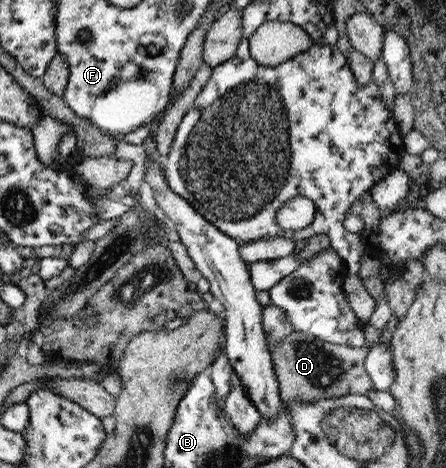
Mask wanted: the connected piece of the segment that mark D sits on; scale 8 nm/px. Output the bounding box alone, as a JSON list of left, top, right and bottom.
[266,324,379,405]

